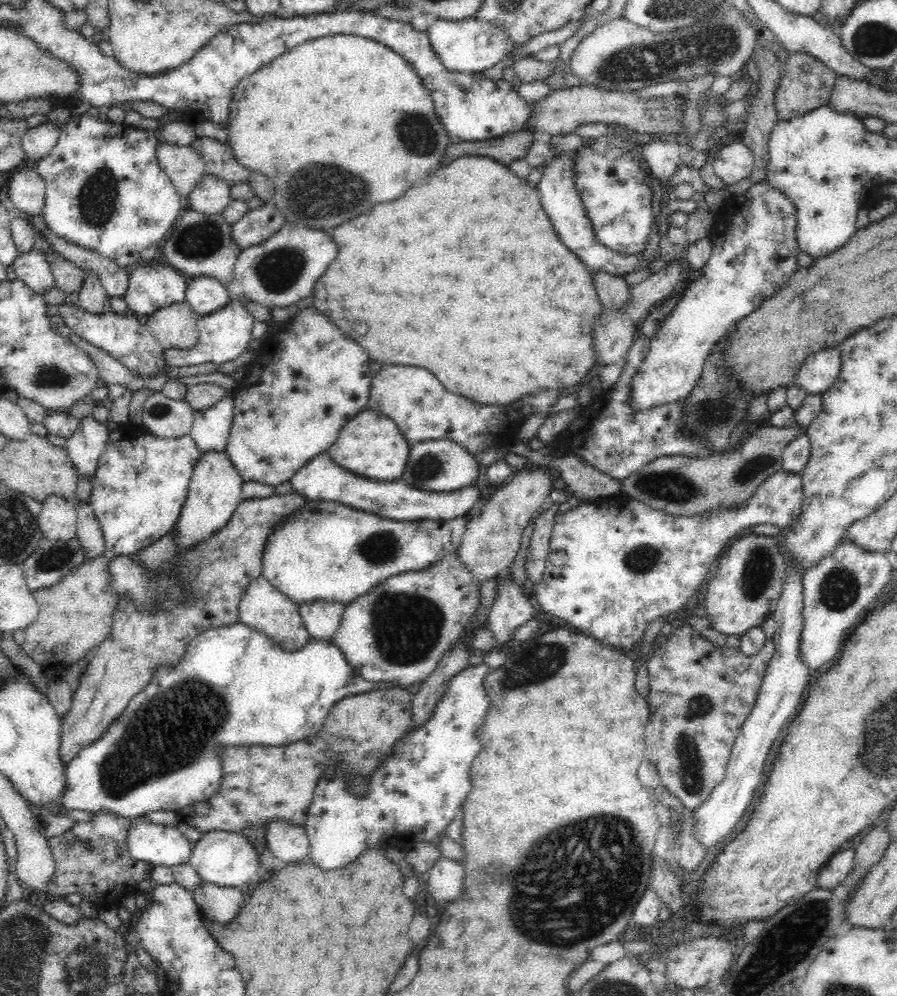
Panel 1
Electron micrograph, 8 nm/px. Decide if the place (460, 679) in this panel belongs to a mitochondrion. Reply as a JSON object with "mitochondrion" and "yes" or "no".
{"mitochondrion":"no"}

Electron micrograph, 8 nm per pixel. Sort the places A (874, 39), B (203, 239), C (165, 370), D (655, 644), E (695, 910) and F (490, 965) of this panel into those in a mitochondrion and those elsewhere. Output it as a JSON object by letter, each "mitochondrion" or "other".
{"A":"mitochondrion","B":"mitochondrion","C":"other","D":"other","E":"other","F":"other"}

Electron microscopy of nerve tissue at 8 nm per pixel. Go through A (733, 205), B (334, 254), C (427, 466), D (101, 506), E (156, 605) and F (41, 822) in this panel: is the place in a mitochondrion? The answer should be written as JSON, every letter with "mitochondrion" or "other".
{"A":"other","B":"other","C":"mitochondrion","D":"other","E":"other","F":"other"}

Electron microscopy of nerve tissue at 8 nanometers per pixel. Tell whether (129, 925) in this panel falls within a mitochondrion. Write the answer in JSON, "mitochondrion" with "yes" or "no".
{"mitochondrion":"no"}

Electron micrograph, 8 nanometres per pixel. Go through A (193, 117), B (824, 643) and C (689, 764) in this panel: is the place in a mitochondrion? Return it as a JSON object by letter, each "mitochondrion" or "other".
{"A":"other","B":"other","C":"mitochondrion"}

